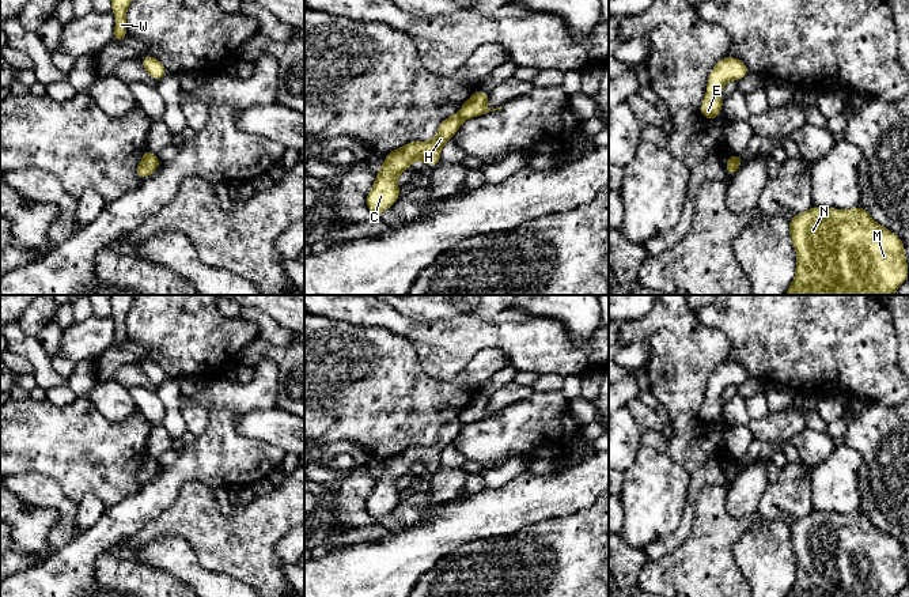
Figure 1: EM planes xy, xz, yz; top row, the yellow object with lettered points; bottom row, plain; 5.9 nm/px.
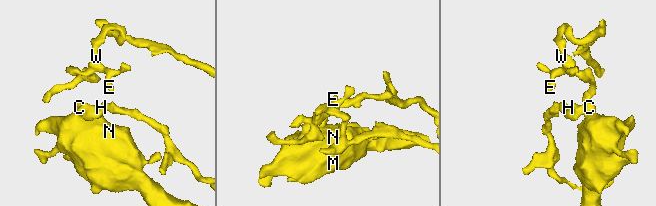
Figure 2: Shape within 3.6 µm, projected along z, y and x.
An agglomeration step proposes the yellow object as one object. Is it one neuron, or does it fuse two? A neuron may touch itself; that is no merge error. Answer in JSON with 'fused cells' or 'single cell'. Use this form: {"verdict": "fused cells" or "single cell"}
{"verdict": "fused cells"}

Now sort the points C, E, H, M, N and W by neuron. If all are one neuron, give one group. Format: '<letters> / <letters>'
C H M N / E W

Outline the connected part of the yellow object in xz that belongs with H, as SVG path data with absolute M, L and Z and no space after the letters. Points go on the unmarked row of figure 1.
M452 419L440 427L433 445L409 446L404 451L386 458L385 468L366 503L368 515L378 521L390 514L401 500L397 481L410 473L416 464L421 464L427 471L435 472L440 466L443 450L452 443L461 428L461 422Z

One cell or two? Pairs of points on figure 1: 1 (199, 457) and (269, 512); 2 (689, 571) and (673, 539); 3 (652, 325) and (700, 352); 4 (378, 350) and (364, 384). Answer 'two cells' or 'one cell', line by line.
1: two cells
2: two cells
3: one cell
4: one cell

